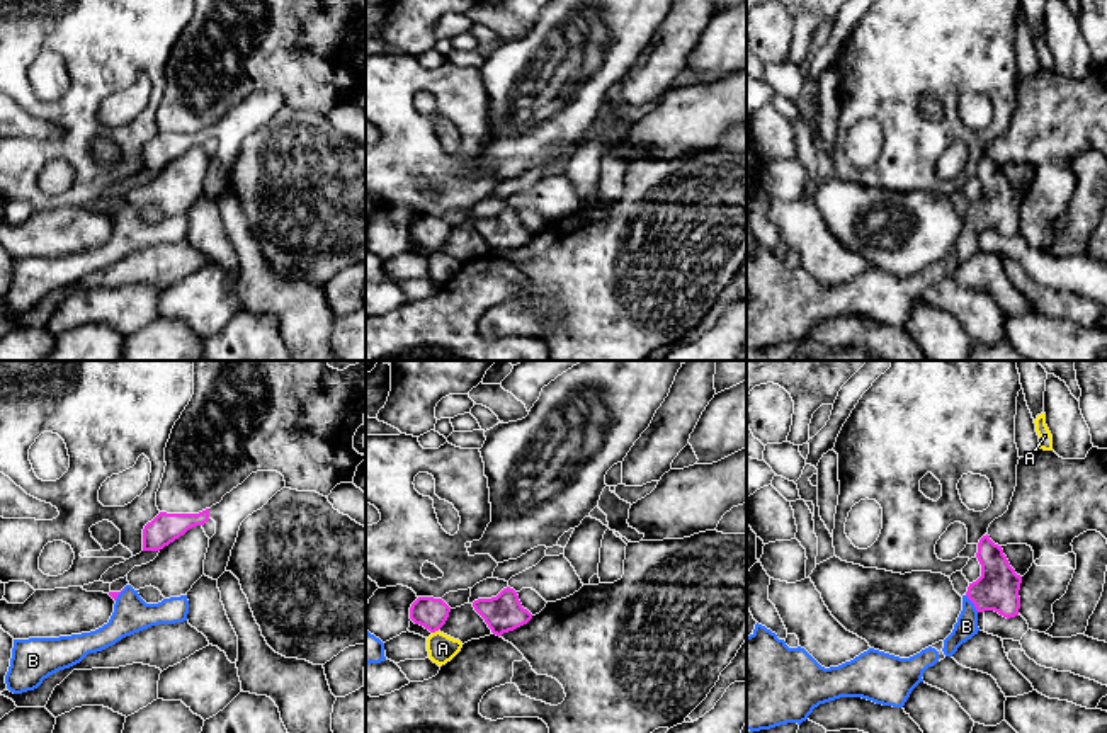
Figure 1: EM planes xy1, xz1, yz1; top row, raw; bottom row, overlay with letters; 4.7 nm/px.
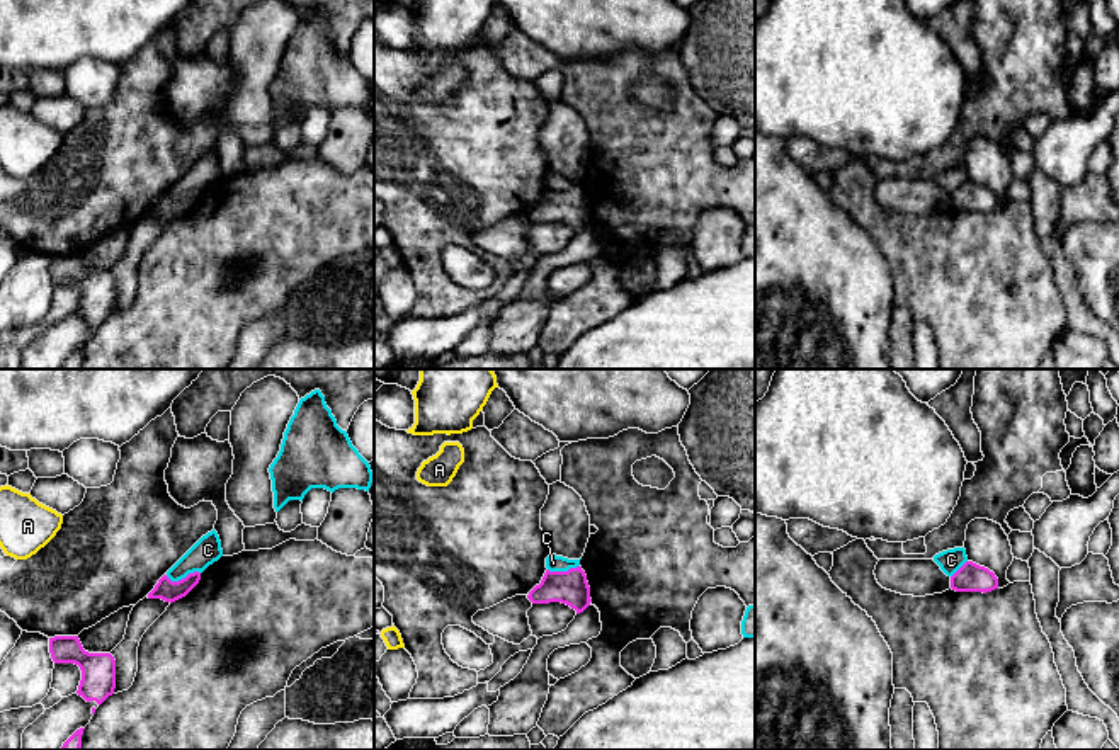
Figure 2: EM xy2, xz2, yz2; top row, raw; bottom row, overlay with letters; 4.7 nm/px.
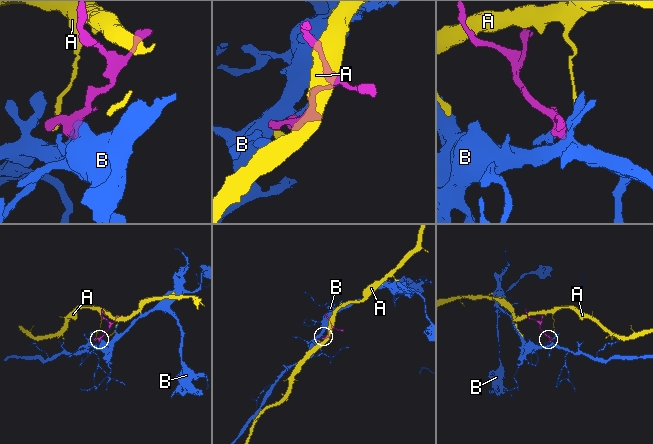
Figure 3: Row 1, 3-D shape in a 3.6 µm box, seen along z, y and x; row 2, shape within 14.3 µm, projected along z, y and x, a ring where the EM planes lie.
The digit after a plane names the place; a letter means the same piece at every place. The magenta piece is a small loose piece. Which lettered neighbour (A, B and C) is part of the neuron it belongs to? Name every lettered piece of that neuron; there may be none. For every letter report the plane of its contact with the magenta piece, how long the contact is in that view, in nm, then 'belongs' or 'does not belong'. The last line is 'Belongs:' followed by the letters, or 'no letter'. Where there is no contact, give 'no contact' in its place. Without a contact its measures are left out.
A: contact in xz1; length 40 nm; does not belong
B: contact in yz1; length 110 nm; belongs
C: contact in xy2; length 170 nm; does not belong
Belongs: B

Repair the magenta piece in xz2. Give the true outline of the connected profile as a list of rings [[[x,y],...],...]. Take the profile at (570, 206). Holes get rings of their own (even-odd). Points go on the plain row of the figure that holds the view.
[[[582,185],[570,187],[568,190],[546,189],[541,202],[529,211],[527,218],[532,223],[561,221],[575,228],[577,233],[583,231],[592,221]]]

